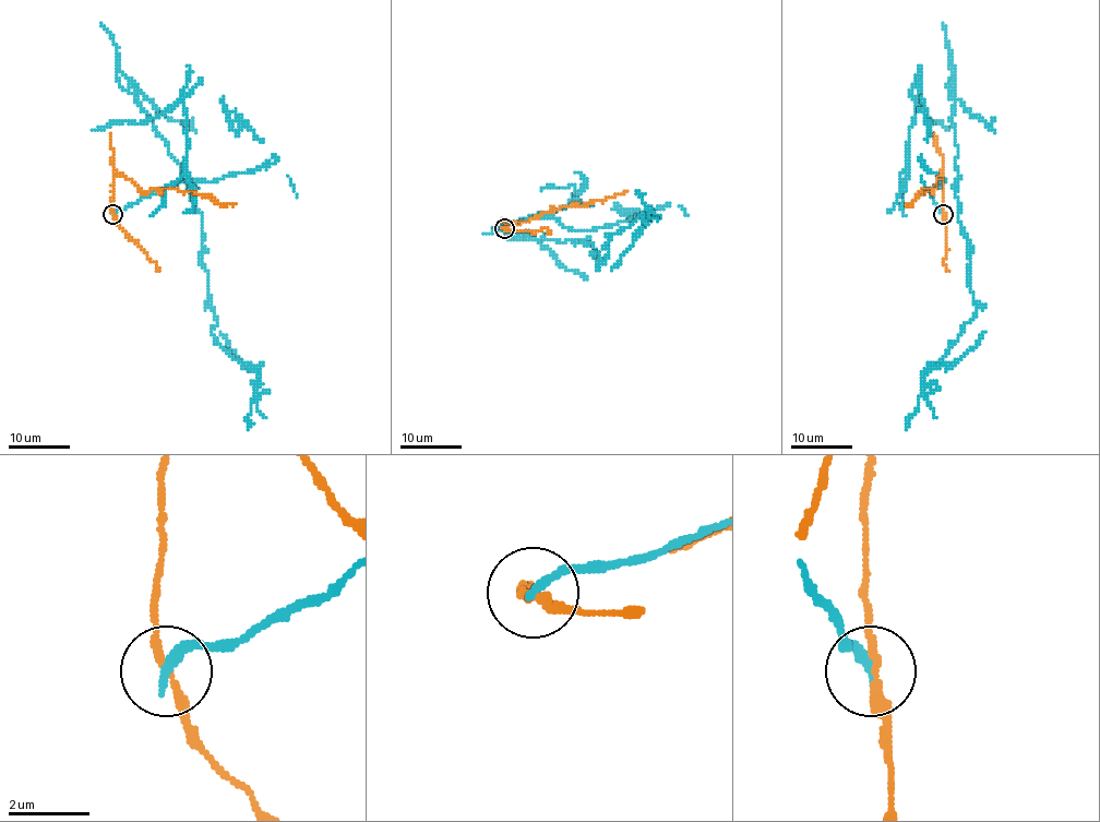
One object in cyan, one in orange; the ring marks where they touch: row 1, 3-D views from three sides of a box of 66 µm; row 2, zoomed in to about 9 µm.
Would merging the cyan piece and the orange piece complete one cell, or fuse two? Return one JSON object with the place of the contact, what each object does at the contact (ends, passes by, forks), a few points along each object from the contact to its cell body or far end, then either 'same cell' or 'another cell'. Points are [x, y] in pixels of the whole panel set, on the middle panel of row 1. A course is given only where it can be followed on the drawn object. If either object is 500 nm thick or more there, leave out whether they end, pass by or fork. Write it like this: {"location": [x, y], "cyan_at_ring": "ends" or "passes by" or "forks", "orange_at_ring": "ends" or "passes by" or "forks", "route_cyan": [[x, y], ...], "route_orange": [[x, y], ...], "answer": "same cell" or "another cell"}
{"location": [504, 228], "cyan_at_ring": "ends", "orange_at_ring": "passes by", "route_cyan": [[503, 228], [556, 217], [588, 231], [583, 242], [601, 262], [605, 243], [650, 212], [611, 270]], "route_orange": [[503, 228], [543, 213], [570, 205], [586, 205], [626, 191]], "answer": "another cell"}

